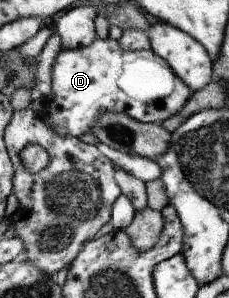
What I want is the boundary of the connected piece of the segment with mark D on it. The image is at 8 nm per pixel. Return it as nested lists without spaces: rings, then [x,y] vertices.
[[[97,37],[91,46],[79,50],[61,49],[51,66],[51,80],[56,100],[49,100],[41,109],[43,122],[57,136],[73,138],[91,132],[95,120],[107,112],[127,114],[141,123],[162,124],[177,114],[193,94],[152,49],[127,50],[113,38]]]

